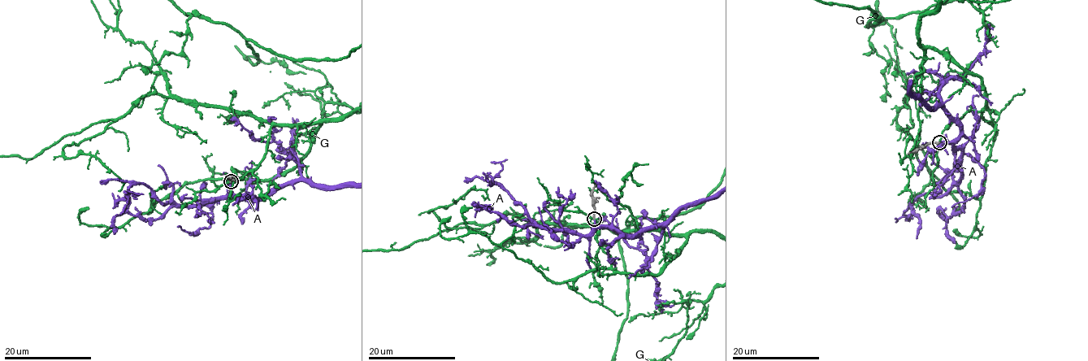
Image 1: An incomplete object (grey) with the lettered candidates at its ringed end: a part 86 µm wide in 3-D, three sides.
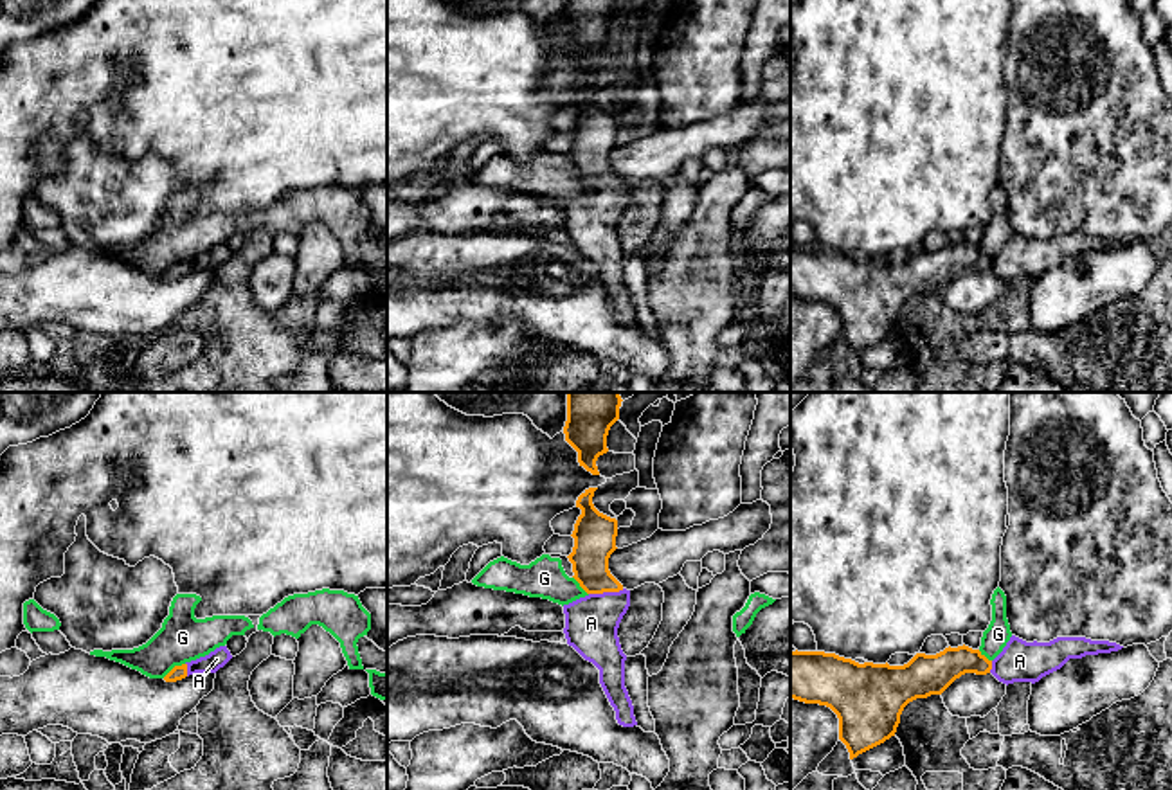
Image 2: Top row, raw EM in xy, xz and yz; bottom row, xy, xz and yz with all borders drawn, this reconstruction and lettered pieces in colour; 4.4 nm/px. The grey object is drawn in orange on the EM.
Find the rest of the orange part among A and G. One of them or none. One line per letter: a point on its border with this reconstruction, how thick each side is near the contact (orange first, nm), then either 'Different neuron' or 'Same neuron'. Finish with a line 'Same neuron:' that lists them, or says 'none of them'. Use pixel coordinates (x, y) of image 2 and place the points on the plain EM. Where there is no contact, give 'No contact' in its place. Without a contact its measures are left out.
A: Touches orange at xz (605, 188). Thickness 190 nm (orange) against 240 nm. Same neuron
G: Touches orange at xy (173, 265). Thickness 60 nm (orange) against 220 nm. Different neuron
Same neuron: A

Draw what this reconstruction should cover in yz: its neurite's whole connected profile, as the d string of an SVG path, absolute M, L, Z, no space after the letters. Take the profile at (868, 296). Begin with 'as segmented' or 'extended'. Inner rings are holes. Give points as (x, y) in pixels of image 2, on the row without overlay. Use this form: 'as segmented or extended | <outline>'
extended | M1012 232L994 257L963 241L936 252L916 250L904 263L859 261L835 250L796 247L790 248L790 295L830 304L839 315L839 337L853 356L895 333L909 299L942 292L965 270L992 270L1006 283L1035 281L1069 256L1122 245L1086 234L1026 239Z

